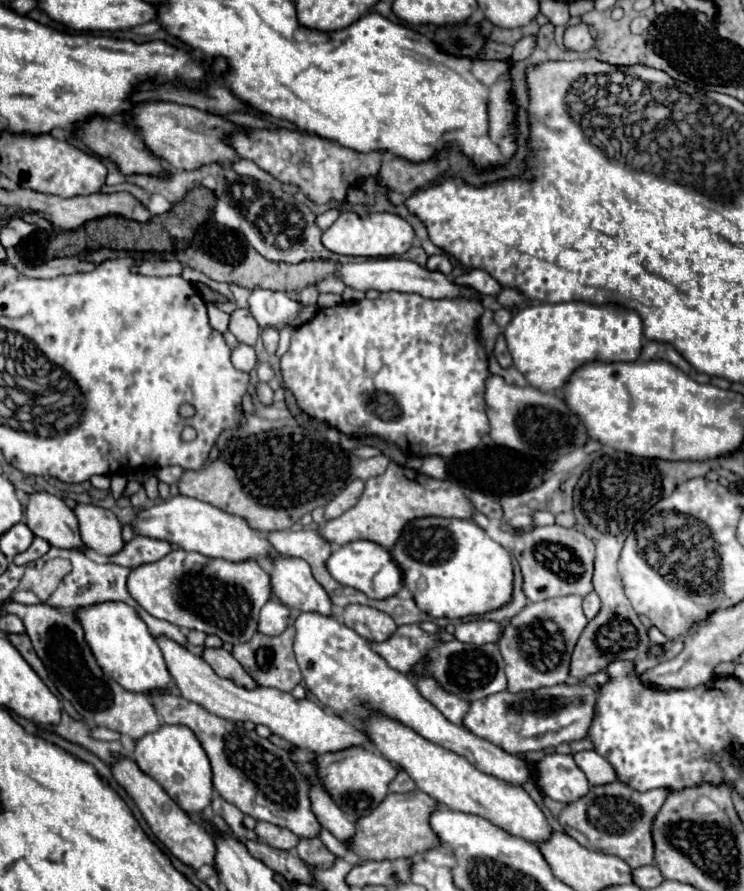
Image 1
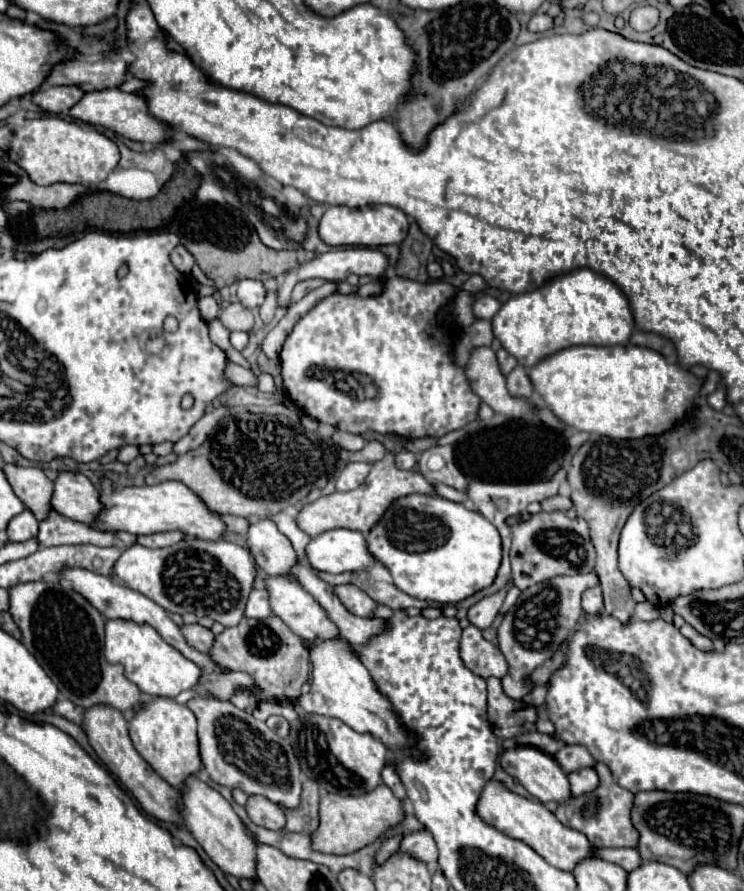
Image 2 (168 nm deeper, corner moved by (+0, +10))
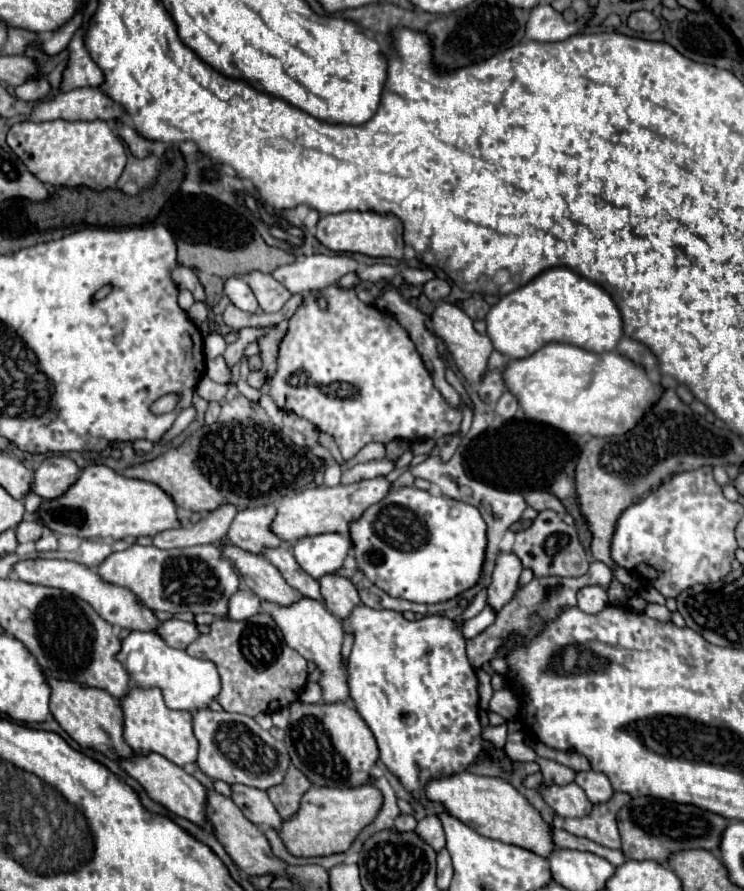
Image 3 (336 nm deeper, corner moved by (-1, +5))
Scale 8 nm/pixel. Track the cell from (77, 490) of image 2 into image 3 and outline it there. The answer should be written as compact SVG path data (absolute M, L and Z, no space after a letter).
M49 456L33 470L31 490L45 500L61 496L79 476L77 464L67 456Z

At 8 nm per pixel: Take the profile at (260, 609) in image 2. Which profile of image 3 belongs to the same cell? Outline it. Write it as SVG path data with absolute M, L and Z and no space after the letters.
M239 590L237 594L233 594L233 598L229 598L227 616L231 620L251 618L253 614L259 612L259 604L261 604L261 600L257 598L257 594L253 594L251 590Z

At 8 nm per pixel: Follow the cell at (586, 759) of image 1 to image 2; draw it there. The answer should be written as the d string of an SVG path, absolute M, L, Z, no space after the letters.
M566 745L554 755L554 759L566 773L596 765L596 759L588 753L588 749L584 749L584 745Z

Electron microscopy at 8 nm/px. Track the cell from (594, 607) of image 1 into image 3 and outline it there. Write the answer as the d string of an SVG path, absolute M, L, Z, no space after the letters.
M585 586L577 592L577 606L587 614L597 614L607 604L607 592L601 586Z

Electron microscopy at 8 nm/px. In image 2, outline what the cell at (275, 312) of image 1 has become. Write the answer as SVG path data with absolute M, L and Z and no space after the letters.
M242 279L238 283L238 299L244 307L254 309L264 303L264 297L268 295L268 289L264 289L262 281L256 279Z

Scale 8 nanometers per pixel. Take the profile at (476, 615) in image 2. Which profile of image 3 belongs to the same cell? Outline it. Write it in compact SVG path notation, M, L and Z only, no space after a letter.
M505 550L499 552L495 570L491 576L489 598L487 598L487 602L495 608L495 612L499 612L511 600L513 592L517 590L521 570L523 570L521 560L513 552L505 552Z

